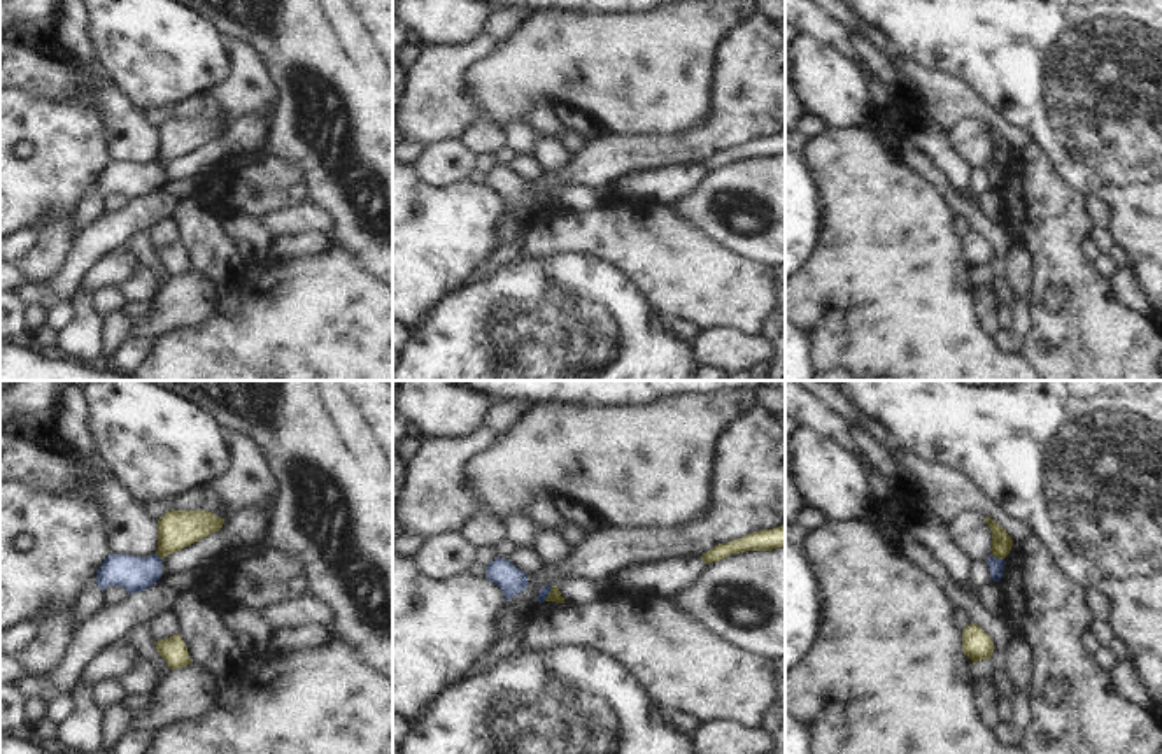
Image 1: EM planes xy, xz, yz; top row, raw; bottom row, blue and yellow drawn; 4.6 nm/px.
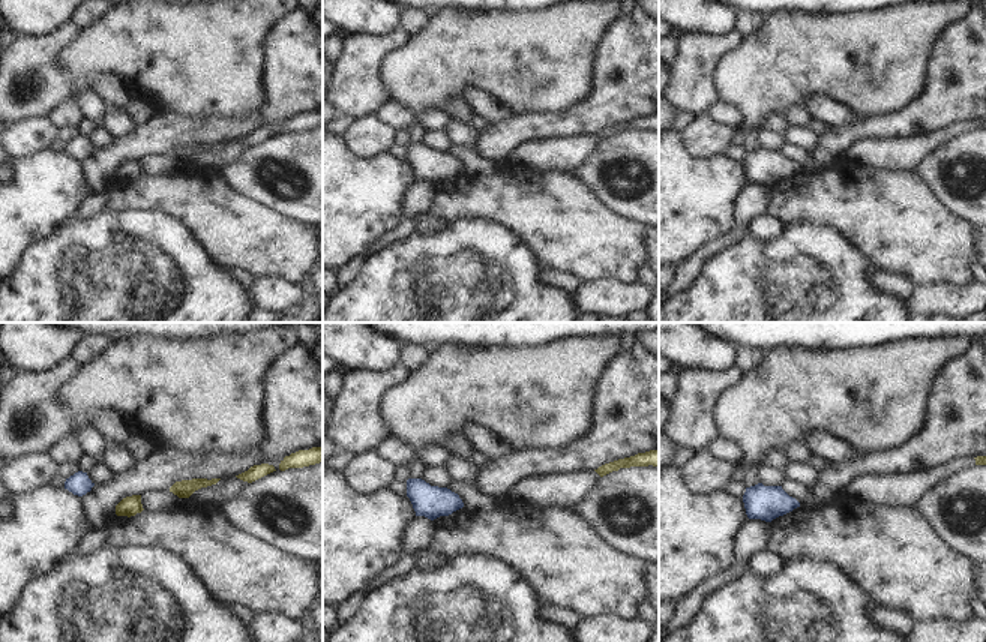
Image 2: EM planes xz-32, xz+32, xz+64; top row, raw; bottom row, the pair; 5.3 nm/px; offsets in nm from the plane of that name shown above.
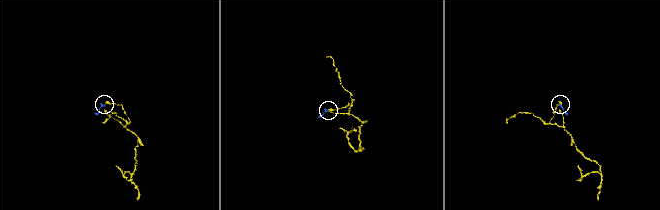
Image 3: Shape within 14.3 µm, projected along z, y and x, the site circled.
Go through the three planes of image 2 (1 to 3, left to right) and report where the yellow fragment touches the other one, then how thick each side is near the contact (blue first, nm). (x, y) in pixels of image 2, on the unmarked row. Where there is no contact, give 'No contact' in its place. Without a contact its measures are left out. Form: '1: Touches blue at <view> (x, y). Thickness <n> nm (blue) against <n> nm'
1: No contact
2: No contact
3: No contact

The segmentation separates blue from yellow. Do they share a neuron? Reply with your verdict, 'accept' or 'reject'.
reject

